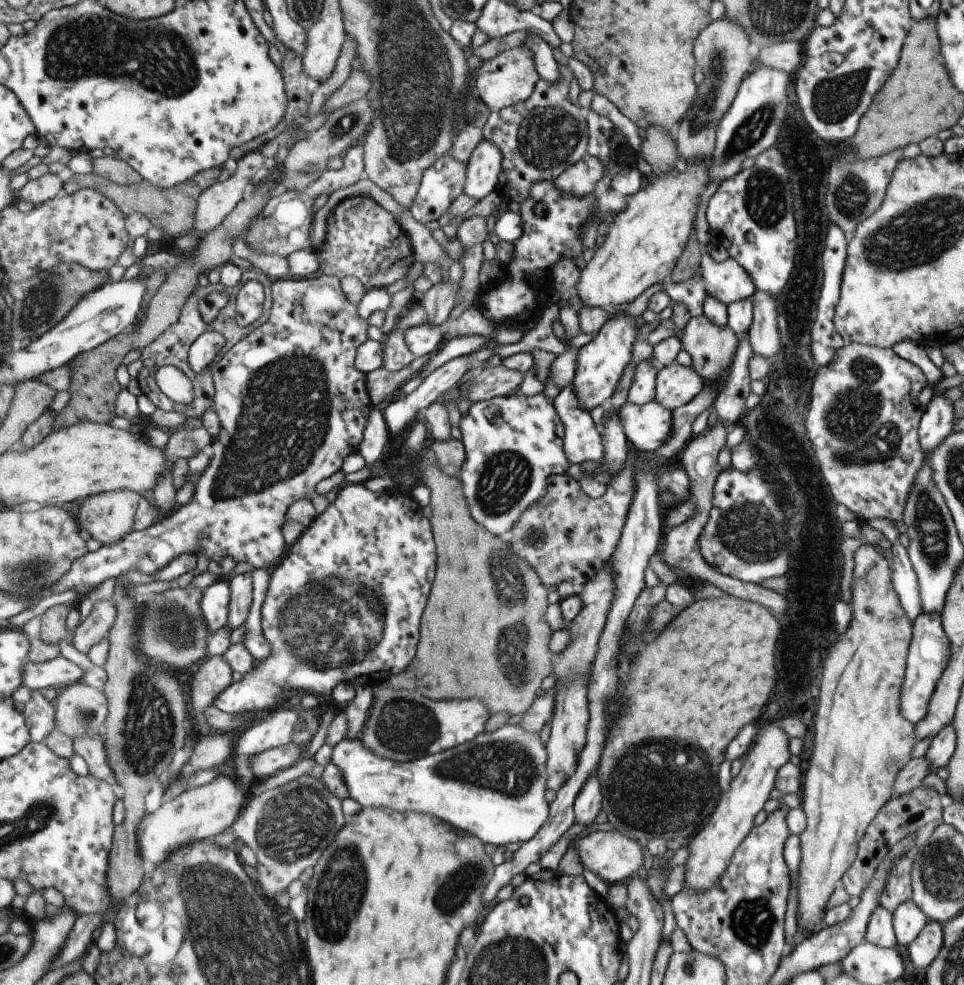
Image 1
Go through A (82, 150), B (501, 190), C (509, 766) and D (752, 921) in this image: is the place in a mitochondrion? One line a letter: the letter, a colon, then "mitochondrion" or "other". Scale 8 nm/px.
A: other
B: other
C: mitochondrion
D: mitochondrion

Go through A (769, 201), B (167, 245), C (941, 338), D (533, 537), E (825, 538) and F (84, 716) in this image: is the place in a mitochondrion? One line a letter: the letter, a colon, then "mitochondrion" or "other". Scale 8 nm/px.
A: mitochondrion
B: other
C: other
D: mitochondrion
E: mitochondrion
F: mitochondrion

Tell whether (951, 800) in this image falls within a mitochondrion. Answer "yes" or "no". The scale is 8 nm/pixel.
no

